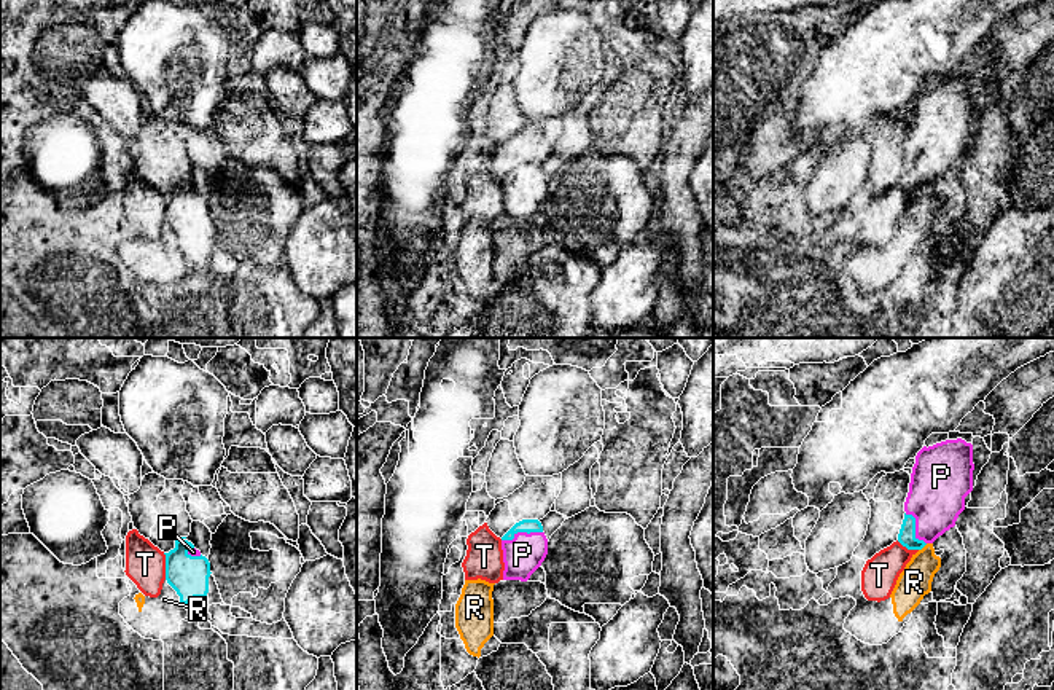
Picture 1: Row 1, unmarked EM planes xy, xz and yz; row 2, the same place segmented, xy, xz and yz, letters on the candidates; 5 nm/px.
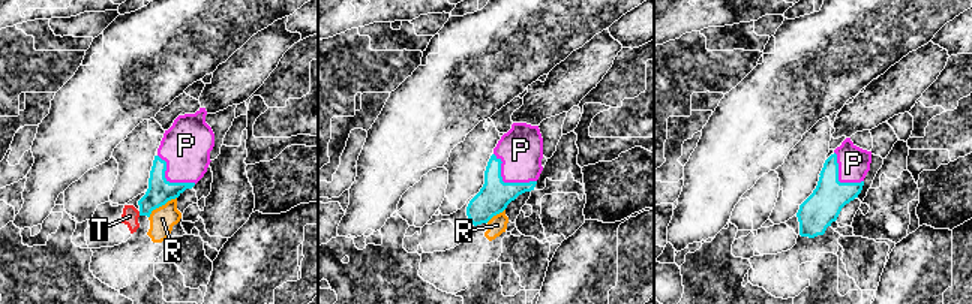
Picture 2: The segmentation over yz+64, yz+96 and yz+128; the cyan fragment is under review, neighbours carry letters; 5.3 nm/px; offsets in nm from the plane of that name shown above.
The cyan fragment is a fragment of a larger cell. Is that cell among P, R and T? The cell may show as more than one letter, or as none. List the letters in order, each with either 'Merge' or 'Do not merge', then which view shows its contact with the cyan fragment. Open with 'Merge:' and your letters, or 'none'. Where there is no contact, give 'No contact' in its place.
Merge: P
P: Merge. Touches cyan in xz
R: Do not merge. Touches cyan in yz
T: Do not merge. Touches cyan in xy

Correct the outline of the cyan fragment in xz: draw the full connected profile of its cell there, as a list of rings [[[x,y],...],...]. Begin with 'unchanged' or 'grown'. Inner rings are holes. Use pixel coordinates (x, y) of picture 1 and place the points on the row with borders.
grown; [[[538,519],[516,523],[503,537],[503,580],[527,582],[548,555],[548,539]]]

